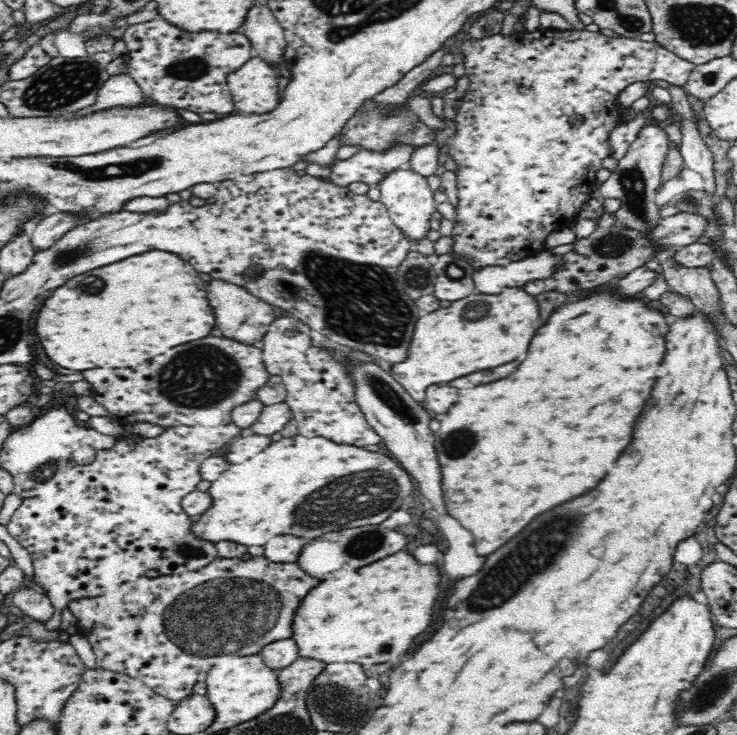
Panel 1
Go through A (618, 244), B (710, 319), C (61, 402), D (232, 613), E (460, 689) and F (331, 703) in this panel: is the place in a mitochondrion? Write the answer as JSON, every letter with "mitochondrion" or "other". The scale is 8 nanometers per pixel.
{"A":"mitochondrion","B":"other","C":"other","D":"mitochondrion","E":"other","F":"mitochondrion"}

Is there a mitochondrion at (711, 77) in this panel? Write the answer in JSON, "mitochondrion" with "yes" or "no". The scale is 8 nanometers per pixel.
{"mitochondrion":"yes"}

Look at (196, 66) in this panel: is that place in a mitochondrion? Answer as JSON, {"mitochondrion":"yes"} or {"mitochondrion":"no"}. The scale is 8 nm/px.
{"mitochondrion":"yes"}

